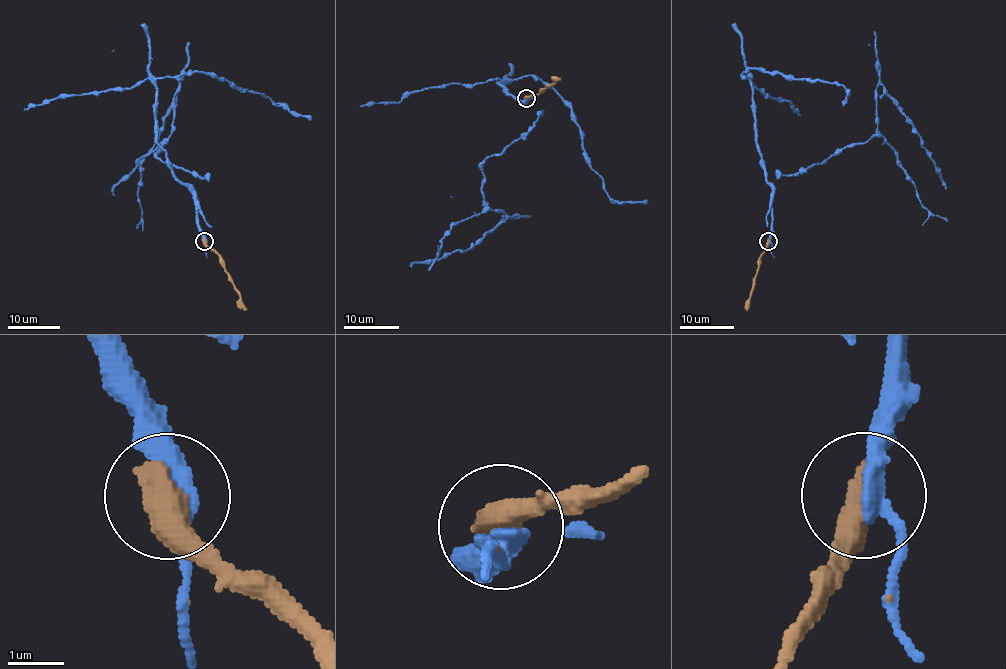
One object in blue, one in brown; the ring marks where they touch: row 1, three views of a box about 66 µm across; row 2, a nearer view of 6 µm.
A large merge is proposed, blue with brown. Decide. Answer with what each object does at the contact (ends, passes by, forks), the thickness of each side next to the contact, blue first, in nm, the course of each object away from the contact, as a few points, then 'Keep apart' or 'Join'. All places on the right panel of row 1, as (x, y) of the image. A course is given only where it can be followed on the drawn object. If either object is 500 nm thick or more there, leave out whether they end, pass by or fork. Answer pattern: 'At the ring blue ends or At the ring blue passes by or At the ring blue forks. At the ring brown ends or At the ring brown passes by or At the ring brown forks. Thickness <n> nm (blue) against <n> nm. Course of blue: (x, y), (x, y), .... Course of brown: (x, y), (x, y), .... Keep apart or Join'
Thickness 360 nm (blue) against 550 nm. Course of blue: (769, 241), (773, 188), (754, 142), (753, 87), (741, 76), (758, 67), (841, 84), (848, 92), (843, 102). Course of brown: (769, 241), (761, 256), (746, 311). Join

